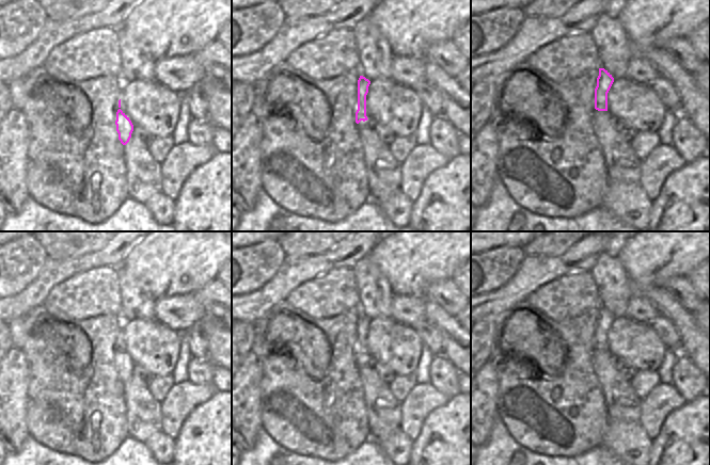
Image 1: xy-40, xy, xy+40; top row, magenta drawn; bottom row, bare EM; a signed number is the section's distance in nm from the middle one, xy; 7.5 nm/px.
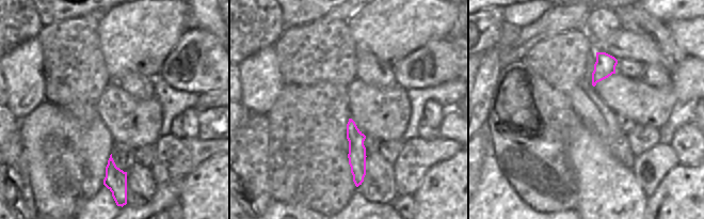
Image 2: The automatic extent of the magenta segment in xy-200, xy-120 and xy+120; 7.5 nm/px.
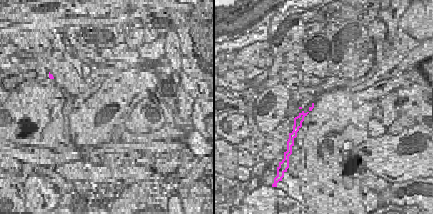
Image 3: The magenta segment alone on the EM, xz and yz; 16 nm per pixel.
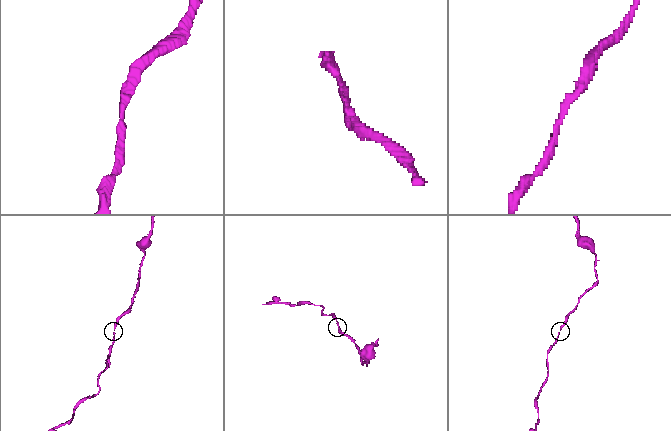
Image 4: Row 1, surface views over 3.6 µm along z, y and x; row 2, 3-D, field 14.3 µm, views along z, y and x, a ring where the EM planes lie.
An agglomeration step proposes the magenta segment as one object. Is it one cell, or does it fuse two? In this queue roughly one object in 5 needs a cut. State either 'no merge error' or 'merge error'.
no merge error

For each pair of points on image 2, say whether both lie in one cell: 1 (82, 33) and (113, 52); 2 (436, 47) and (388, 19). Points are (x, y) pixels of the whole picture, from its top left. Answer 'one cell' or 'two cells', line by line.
1: two cells
2: two cells

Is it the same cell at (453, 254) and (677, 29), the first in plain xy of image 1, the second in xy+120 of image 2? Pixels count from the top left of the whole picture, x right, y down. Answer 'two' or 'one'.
two

